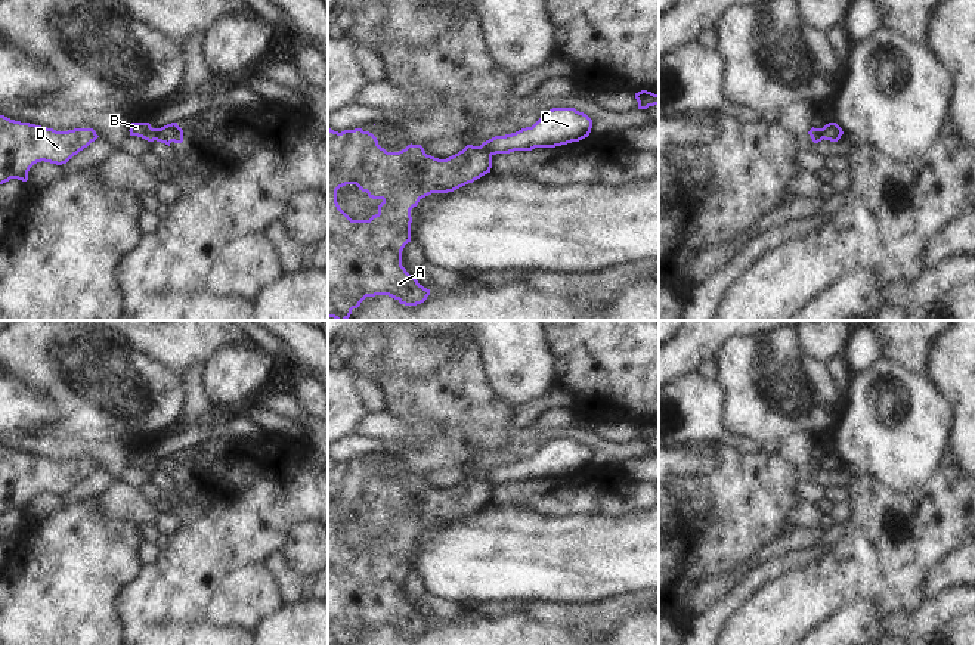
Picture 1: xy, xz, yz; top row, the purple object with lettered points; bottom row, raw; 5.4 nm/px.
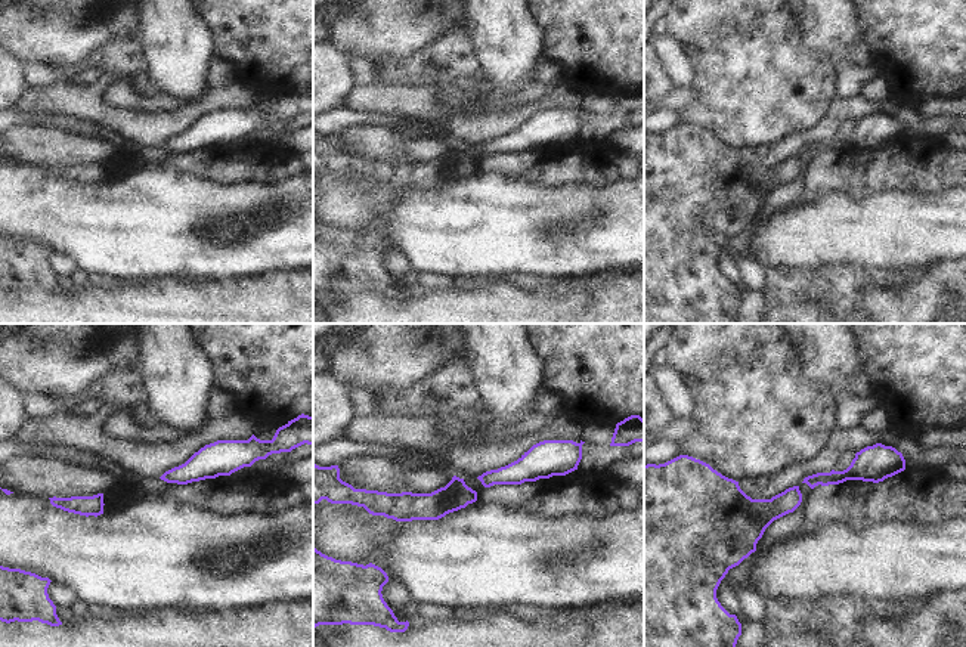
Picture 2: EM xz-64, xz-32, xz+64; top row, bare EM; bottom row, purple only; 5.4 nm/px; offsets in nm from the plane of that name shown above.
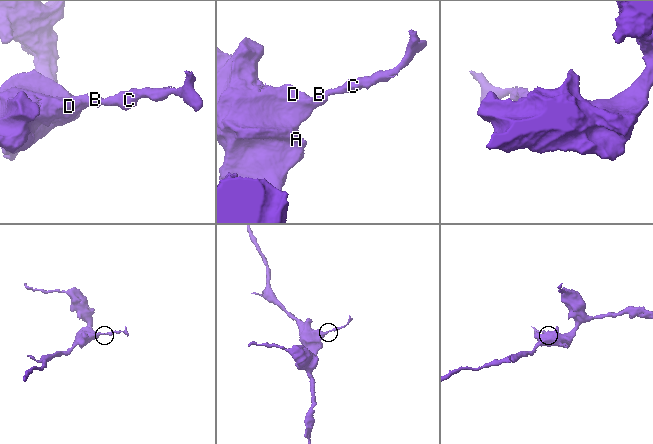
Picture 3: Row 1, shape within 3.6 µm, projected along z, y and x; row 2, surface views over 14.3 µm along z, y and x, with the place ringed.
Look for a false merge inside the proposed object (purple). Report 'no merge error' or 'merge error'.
merge error

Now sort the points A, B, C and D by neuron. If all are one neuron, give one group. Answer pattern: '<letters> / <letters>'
A B D / C

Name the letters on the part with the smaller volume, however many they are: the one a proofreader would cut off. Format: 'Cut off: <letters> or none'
Cut off: C

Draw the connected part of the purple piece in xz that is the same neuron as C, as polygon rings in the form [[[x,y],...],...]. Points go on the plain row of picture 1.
[[[552,438],[532,458],[505,466],[495,466],[480,477],[492,486],[535,478],[555,478],[589,466],[592,450],[575,438]]]

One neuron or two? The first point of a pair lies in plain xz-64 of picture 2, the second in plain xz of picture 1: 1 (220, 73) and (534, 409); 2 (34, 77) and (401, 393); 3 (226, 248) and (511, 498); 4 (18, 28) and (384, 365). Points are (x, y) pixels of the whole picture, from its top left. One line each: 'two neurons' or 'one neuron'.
1: one neuron
2: two neurons
3: two neurons
4: one neuron

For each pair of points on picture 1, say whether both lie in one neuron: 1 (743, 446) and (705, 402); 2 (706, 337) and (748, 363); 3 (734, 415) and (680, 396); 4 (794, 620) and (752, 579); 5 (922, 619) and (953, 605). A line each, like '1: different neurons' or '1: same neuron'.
1: same neuron
2: different neurons
3: different neurons
4: different neurons
5: same neuron

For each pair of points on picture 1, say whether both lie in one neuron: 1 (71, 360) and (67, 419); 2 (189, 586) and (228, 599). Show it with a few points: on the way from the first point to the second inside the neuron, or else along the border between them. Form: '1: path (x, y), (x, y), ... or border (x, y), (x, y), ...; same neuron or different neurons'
1: path (76, 375), (73, 405); same neuron
2: border (235, 568), (223, 577), (209, 599), (203, 622); different neurons

